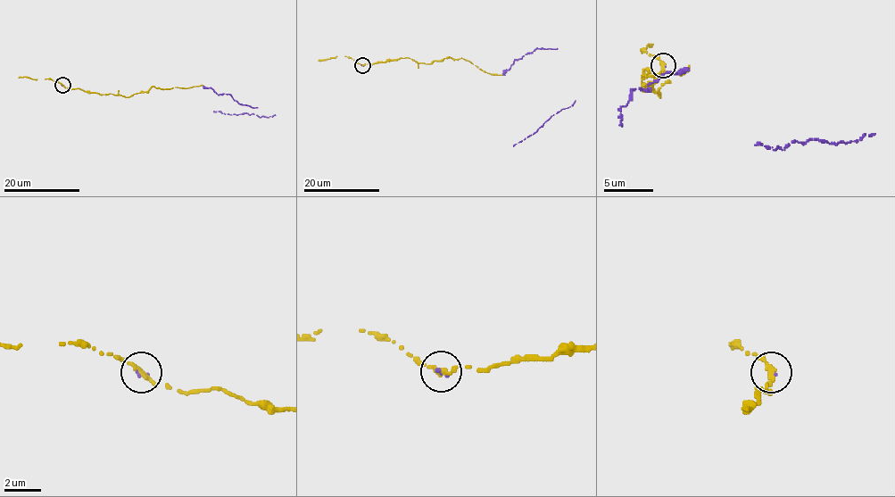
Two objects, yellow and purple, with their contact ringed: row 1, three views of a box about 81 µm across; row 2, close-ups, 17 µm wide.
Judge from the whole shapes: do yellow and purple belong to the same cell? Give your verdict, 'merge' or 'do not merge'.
merge

